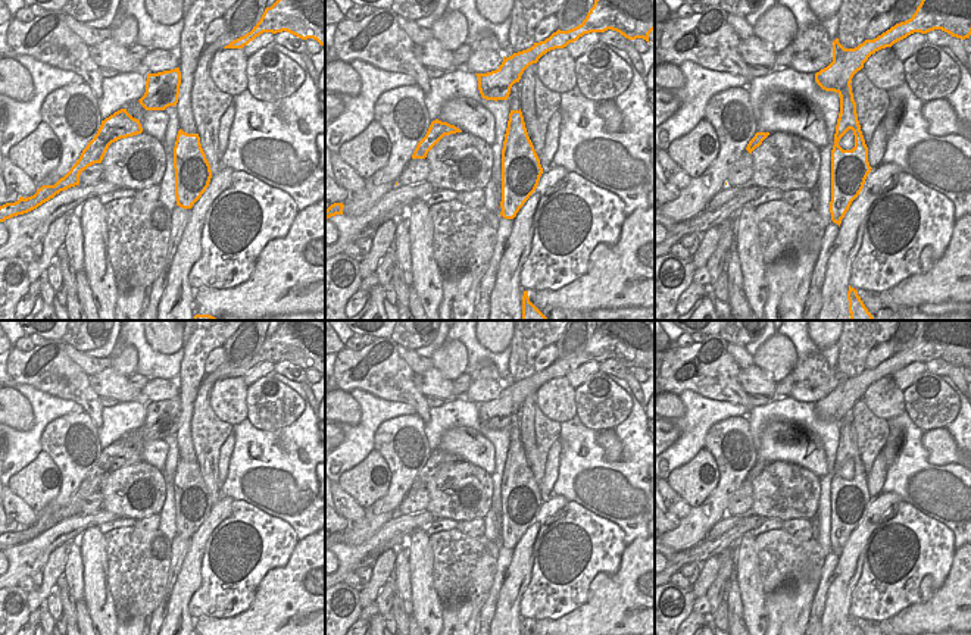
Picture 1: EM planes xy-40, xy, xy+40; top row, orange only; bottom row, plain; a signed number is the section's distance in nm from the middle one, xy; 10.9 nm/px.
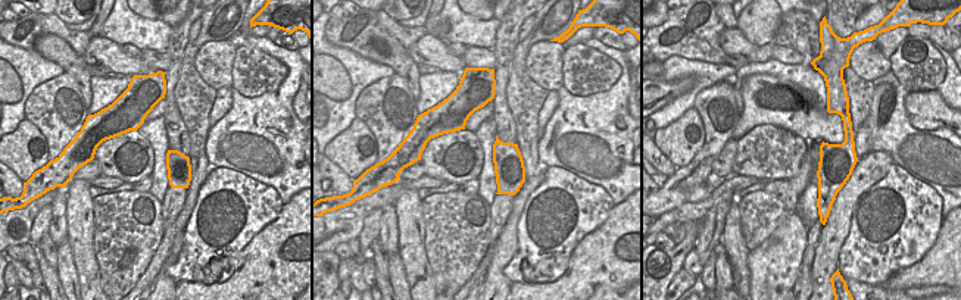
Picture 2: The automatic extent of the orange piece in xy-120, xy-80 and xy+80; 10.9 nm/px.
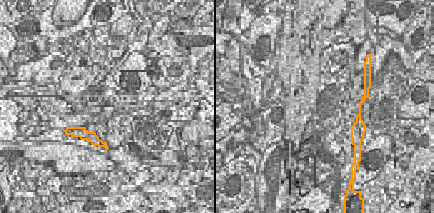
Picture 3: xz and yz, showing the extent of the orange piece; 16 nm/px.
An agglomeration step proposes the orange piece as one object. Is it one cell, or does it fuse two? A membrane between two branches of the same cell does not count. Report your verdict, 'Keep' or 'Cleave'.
Cleave

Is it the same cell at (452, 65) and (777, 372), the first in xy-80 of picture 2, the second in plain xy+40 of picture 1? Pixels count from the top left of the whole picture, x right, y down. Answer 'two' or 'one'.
two

